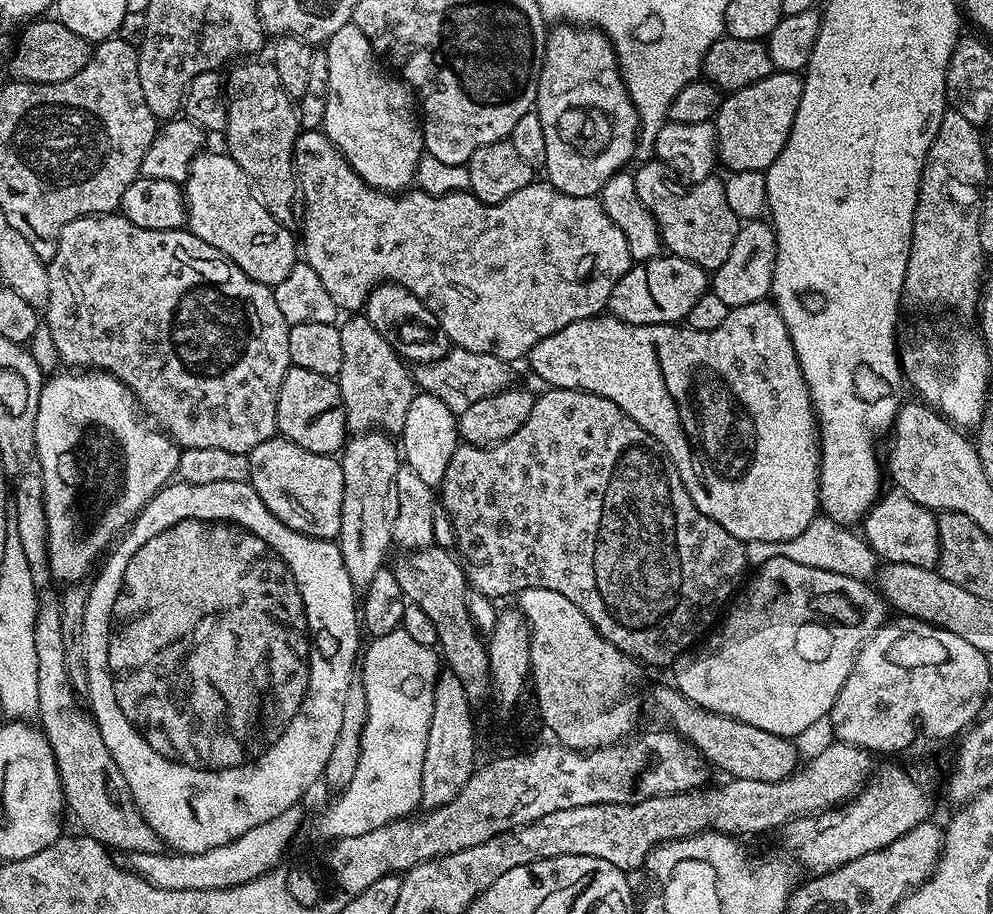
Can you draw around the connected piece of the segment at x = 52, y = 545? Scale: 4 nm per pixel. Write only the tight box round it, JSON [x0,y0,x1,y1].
[36,370,181,586]

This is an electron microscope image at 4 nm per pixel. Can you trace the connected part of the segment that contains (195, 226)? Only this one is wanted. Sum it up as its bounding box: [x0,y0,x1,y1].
[182,150,298,286]

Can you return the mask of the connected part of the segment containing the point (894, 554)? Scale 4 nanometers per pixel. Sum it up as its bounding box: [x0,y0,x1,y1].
[864,486,940,568]

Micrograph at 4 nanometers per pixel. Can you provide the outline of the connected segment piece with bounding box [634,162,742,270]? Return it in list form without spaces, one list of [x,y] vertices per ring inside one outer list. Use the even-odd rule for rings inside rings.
[[[644,162],[639,165],[640,169],[635,169],[634,175],[638,186],[638,198],[650,210],[650,214],[656,220],[656,225],[660,228],[660,239],[663,247],[671,255],[681,256],[690,262],[694,262],[705,270],[715,270],[726,262],[730,254],[730,246],[734,246],[734,238],[738,234],[741,219],[736,217],[734,211],[730,210],[729,203],[726,202],[725,181],[723,179],[709,178],[689,183],[689,188],[683,188],[680,184],[675,184],[671,180],[669,169],[659,162]]]

